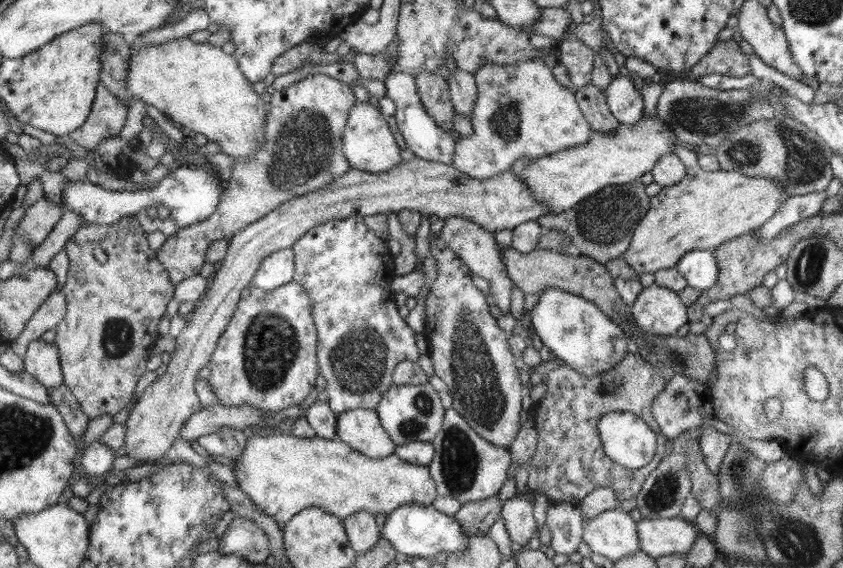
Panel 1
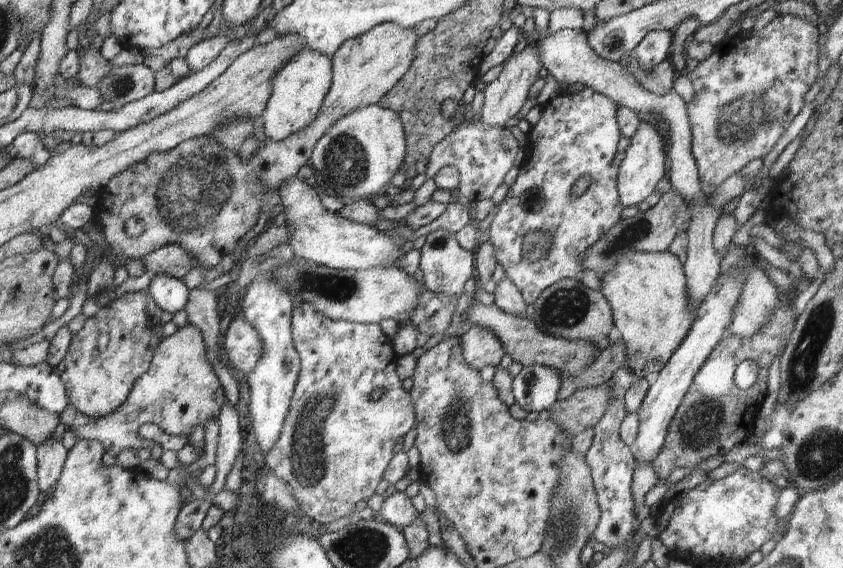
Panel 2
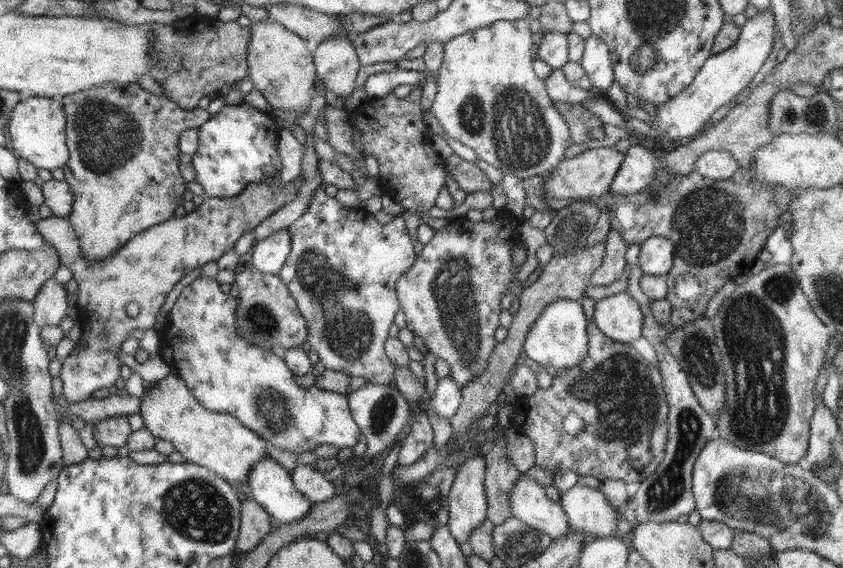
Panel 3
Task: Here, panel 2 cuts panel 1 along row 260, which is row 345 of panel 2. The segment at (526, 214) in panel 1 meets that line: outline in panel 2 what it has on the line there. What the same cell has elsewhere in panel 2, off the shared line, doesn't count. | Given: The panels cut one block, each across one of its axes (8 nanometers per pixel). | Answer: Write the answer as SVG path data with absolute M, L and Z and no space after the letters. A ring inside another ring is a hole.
M243 316L233 318L221 346L233 368L244 375L254 370L263 351L260 335Z

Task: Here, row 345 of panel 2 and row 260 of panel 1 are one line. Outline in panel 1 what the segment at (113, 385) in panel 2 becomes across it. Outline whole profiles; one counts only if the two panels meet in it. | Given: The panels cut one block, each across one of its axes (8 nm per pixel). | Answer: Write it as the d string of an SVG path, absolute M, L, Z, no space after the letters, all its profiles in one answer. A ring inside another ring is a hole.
M124 216L124 218L120 218L120 222L110 224L110 226L102 226L84 221L84 224L80 224L80 228L76 230L76 234L72 234L72 238L68 240L63 250L66 251L69 260L67 279L61 286L64 295L66 295L66 314L58 323L58 326L56 326L56 337L54 341L56 346L58 346L63 384L71 391L84 415L90 418L90 420L101 417L102 414L108 414L108 416L114 417L115 414L126 409L131 403L131 399L135 395L135 387L140 377L147 372L147 358L154 348L156 340L160 337L158 334L159 319L166 313L168 302L173 299L175 286L170 282L168 271L164 268L164 265L156 260L155 252L148 246L148 234L142 230L140 222L136 222L134 216Z

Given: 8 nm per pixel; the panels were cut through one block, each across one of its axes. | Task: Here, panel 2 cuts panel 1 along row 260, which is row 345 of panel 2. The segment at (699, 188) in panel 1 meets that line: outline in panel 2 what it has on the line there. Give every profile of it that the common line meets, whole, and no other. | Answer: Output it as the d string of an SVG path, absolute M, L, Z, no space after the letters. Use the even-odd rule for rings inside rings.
M669 250L647 253L630 251L622 255L607 273L598 274L598 277L601 284L600 292L611 306L613 323L620 330L625 342L625 363L637 379L644 379L650 372L660 372L688 334L699 307L692 305L688 298L687 280L680 259Z

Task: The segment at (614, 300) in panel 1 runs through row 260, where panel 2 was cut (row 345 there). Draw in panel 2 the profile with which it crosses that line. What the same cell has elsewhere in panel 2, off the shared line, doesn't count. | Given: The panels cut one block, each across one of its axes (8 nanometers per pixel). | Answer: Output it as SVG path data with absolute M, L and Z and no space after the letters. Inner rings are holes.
M476 301L465 313L472 324L489 328L501 340L505 352L522 366L546 365L557 372L571 377L582 375L583 372L598 358L599 348L590 340L568 340L540 330L534 321L524 315L513 315L497 307L495 303L483 305Z

